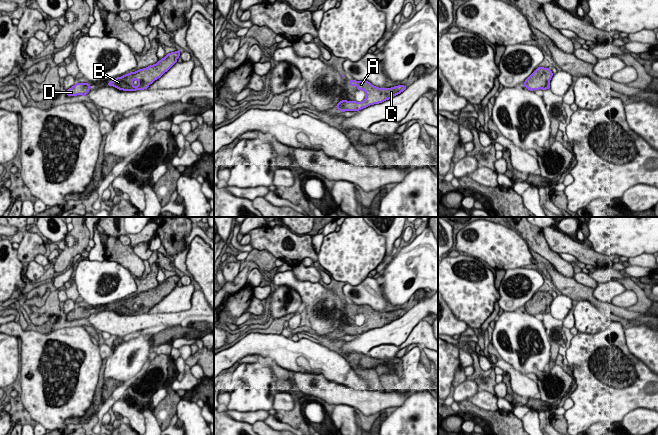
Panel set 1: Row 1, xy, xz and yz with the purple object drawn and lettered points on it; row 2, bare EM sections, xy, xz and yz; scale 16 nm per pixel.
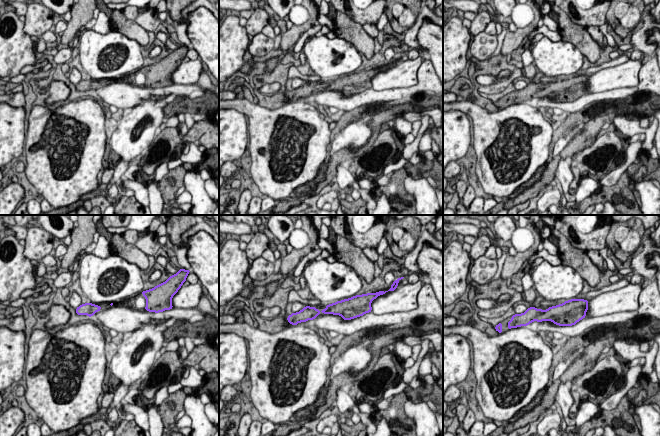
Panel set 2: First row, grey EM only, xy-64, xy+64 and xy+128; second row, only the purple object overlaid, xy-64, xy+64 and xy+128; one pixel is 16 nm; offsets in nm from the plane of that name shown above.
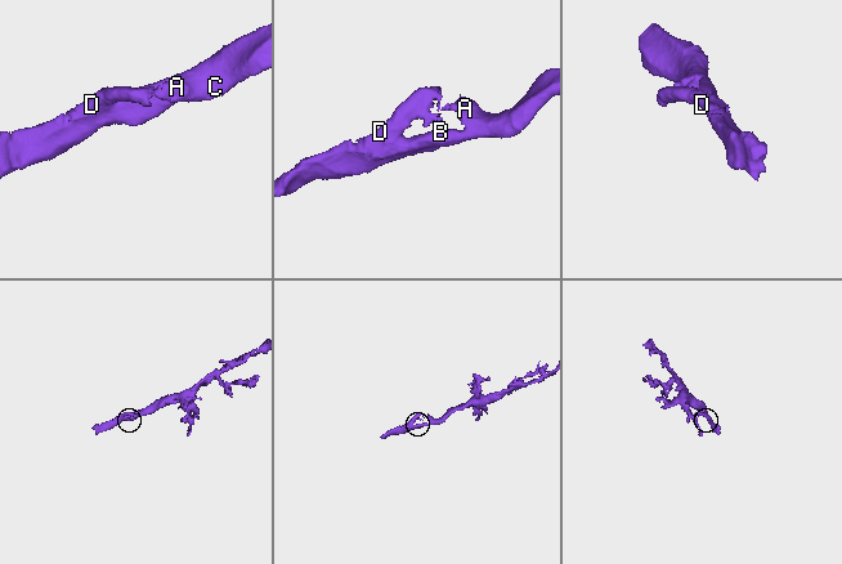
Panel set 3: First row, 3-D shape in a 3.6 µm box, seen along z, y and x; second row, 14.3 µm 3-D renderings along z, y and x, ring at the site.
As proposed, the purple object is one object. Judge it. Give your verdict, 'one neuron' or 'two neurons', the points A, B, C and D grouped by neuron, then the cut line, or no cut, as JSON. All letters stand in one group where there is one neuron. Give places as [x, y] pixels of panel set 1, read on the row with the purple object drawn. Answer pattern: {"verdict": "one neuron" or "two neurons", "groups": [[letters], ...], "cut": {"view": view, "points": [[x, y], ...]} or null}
{"verdict": "one neuron", "groups": [["A", "B", "C", "D"]], "cut": null}

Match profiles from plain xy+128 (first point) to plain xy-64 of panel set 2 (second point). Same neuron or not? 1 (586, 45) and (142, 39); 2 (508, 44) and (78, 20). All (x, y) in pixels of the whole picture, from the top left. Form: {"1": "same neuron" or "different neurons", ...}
{"1": "same neuron", "2": "same neuron"}

